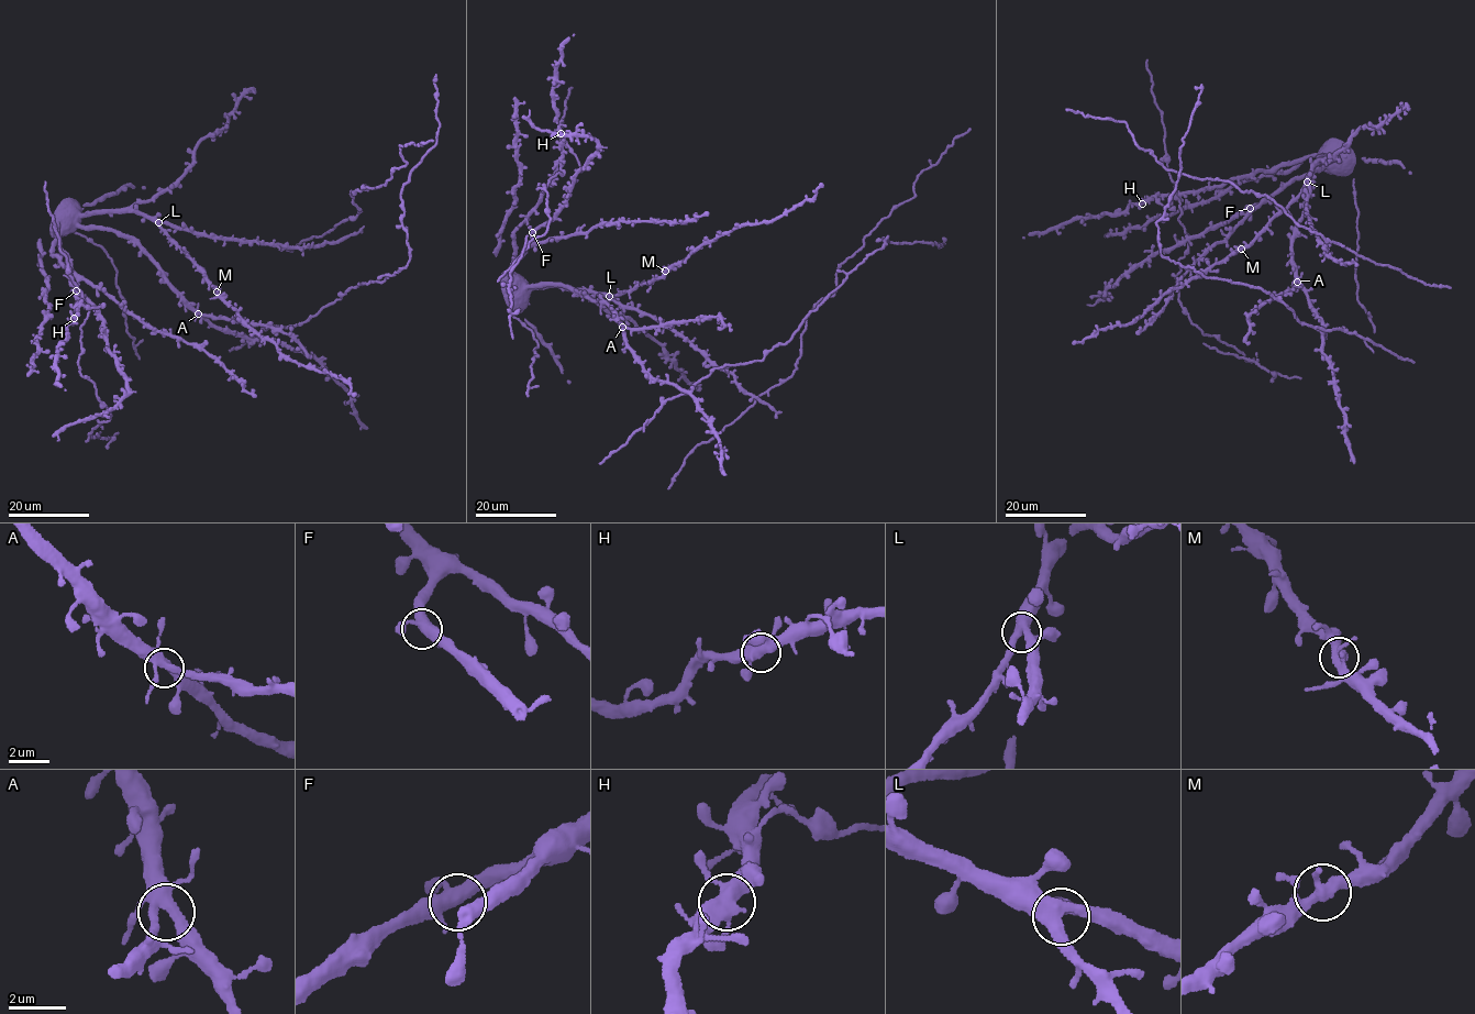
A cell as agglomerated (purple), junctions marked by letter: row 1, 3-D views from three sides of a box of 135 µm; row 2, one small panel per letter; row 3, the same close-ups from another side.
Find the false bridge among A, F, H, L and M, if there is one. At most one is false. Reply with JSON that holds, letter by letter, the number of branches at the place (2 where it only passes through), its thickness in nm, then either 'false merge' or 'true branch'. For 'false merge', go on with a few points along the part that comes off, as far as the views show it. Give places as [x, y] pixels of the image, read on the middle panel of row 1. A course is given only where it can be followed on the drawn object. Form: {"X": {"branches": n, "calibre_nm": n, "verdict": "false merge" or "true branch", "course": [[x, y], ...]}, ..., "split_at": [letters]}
{"A": {"branches": 5, "calibre_nm": 380, "verdict": "true branch"}, "F": {"branches": 4, "calibre_nm": 400, "verdict": "true branch"}, "H": {"branches": 4, "calibre_nm": 440, "verdict": "true branch"}, "L": {"branches": 4, "calibre_nm": 400, "verdict": "true branch"}, "M": {"branches": 4, "calibre_nm": 380, "verdict": "true branch"}, "split_at": []}

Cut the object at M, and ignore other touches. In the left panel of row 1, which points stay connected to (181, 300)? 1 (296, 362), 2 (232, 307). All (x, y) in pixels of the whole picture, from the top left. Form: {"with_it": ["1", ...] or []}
{"with_it": []}

